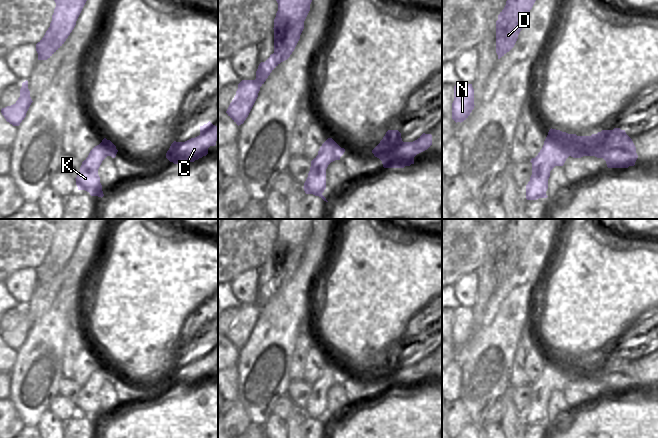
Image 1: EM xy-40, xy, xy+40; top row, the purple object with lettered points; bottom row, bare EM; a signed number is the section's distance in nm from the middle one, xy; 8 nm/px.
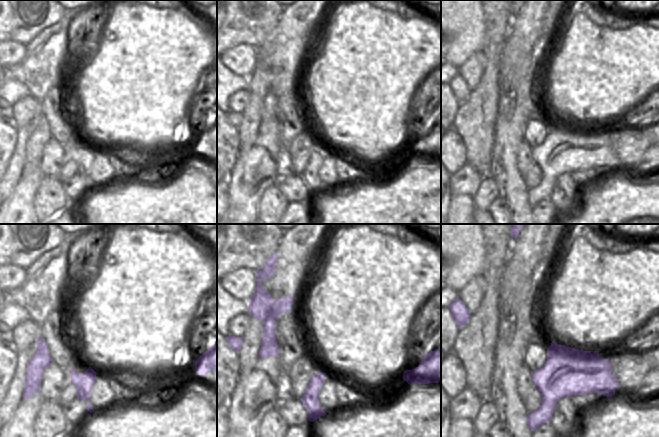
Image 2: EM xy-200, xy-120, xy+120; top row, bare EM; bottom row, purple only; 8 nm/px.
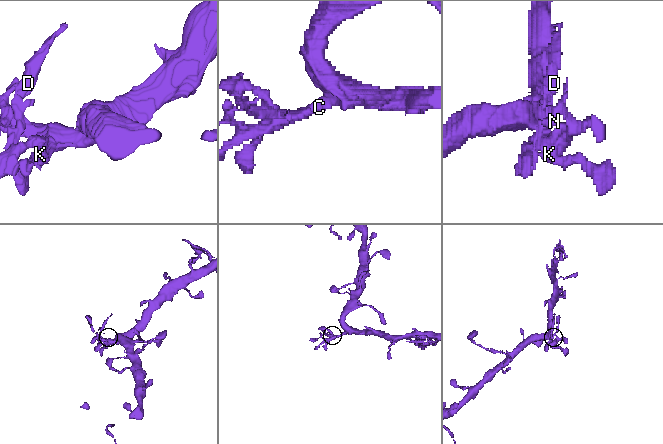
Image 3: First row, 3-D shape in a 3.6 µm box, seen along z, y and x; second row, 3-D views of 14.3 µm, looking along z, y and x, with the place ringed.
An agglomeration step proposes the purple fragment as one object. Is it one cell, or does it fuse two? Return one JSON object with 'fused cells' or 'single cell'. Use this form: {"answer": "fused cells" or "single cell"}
{"answer": "single cell"}

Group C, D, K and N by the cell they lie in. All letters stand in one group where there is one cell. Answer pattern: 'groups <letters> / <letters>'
groups C D K N

